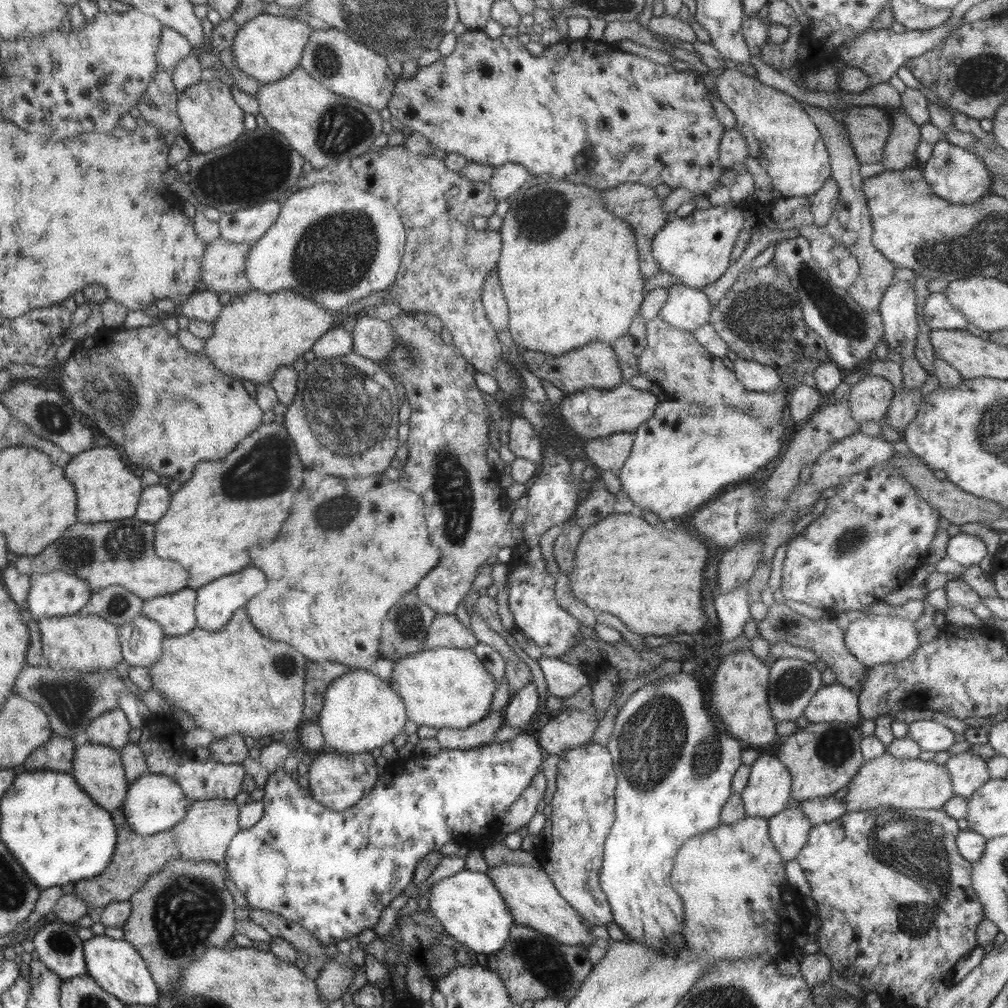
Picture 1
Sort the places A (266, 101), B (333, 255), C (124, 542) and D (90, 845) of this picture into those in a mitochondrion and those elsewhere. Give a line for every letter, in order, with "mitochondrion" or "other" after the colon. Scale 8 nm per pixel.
A: other
B: mitochondrion
C: mitochondrion
D: other

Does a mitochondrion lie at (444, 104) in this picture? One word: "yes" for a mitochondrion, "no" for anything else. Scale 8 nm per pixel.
no

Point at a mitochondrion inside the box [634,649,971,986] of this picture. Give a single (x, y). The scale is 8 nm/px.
(911, 842)

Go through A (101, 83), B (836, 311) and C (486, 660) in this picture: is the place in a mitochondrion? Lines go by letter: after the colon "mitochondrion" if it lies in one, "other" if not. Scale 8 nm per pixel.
A: other
B: mitochondrion
C: other

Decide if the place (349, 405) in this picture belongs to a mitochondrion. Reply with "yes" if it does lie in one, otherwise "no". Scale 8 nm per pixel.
yes

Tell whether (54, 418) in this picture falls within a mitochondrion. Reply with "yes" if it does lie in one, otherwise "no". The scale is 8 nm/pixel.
yes

